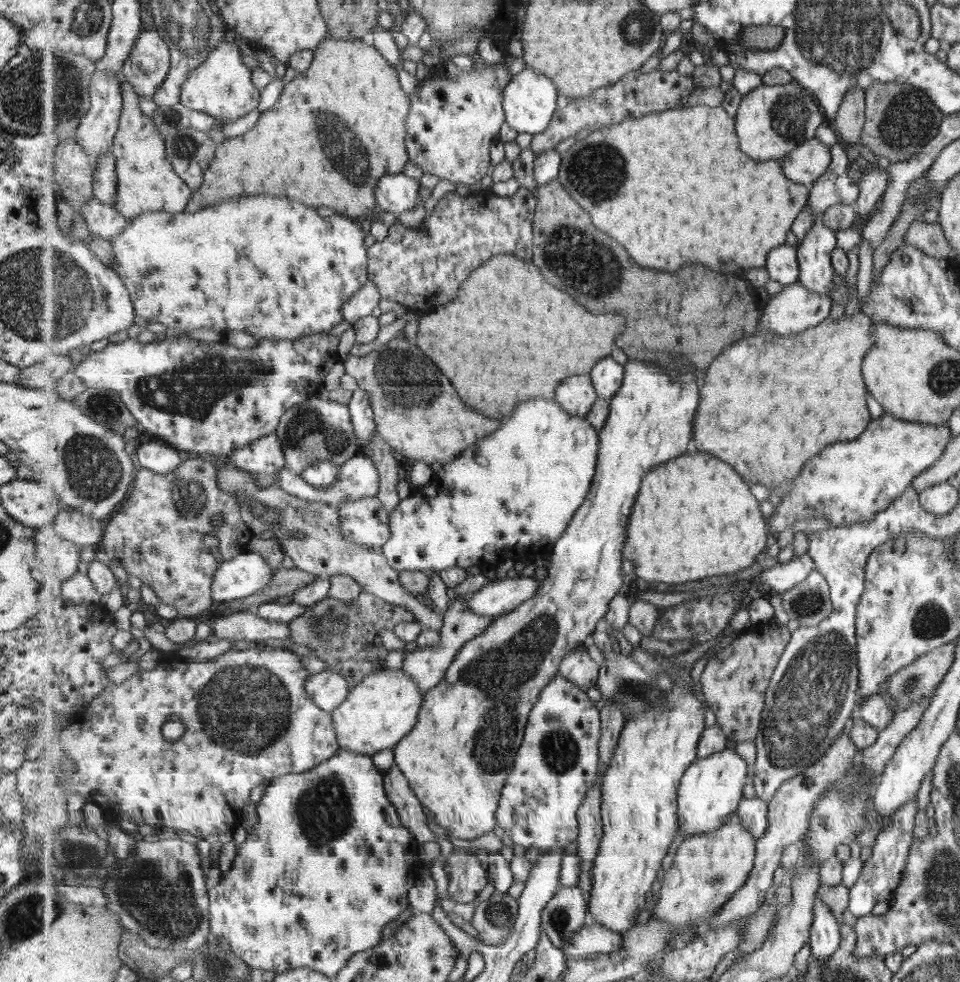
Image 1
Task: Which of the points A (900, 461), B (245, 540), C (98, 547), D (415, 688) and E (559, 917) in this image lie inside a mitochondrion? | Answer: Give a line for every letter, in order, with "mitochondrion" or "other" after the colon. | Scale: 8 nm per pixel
A: other
B: other
C: other
D: other
E: mitochondrion

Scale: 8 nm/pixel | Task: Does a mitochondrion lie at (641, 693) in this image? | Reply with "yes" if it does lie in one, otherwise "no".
yes

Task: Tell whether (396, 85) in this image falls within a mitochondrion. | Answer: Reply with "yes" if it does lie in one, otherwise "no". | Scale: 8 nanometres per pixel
no

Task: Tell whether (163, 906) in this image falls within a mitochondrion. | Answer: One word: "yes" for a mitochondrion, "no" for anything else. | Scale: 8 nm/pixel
yes

